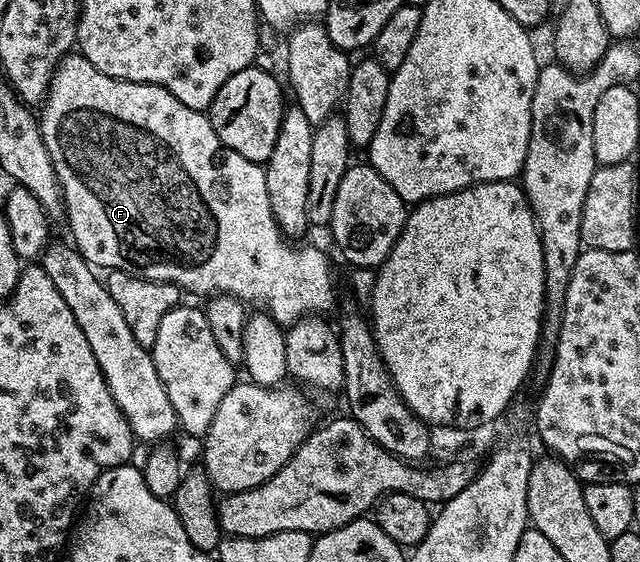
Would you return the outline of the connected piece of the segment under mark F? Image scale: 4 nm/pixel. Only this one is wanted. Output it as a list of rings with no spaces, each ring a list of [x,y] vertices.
[[[73,51],[60,61],[60,66],[52,73],[52,81],[48,85],[48,96],[42,102],[42,108],[38,113],[40,122],[40,134],[46,143],[46,151],[50,151],[50,163],[54,163],[54,171],[58,175],[58,183],[60,190],[64,196],[64,212],[66,214],[66,226],[72,232],[70,237],[71,244],[75,246],[77,252],[81,254],[89,262],[89,264],[100,271],[126,271],[135,277],[142,279],[150,279],[151,281],[161,281],[162,283],[170,283],[176,285],[181,291],[188,289],[192,293],[204,293],[203,295],[215,295],[217,293],[228,293],[231,297],[237,297],[239,301],[247,303],[249,306],[254,306],[257,310],[266,311],[266,313],[277,322],[281,327],[291,327],[295,321],[303,321],[309,315],[324,315],[327,314],[327,309],[336,301],[336,281],[332,278],[332,265],[328,262],[328,257],[320,249],[315,249],[312,245],[304,245],[299,249],[299,244],[293,243],[285,238],[283,231],[278,227],[278,223],[274,219],[274,211],[270,211],[270,195],[266,191],[266,175],[264,174],[264,165],[258,161],[250,159],[242,159],[242,155],[238,155],[238,151],[230,151],[218,139],[218,135],[214,131],[212,122],[208,120],[207,112],[199,109],[191,109],[186,107],[186,103],[182,103],[170,91],[166,91],[161,85],[147,85],[147,83],[138,83],[137,81],[123,81],[117,77],[106,75],[102,71],[98,71],[98,67],[94,67],[94,63],[90,63],[90,59],[86,59],[79,51]]]

